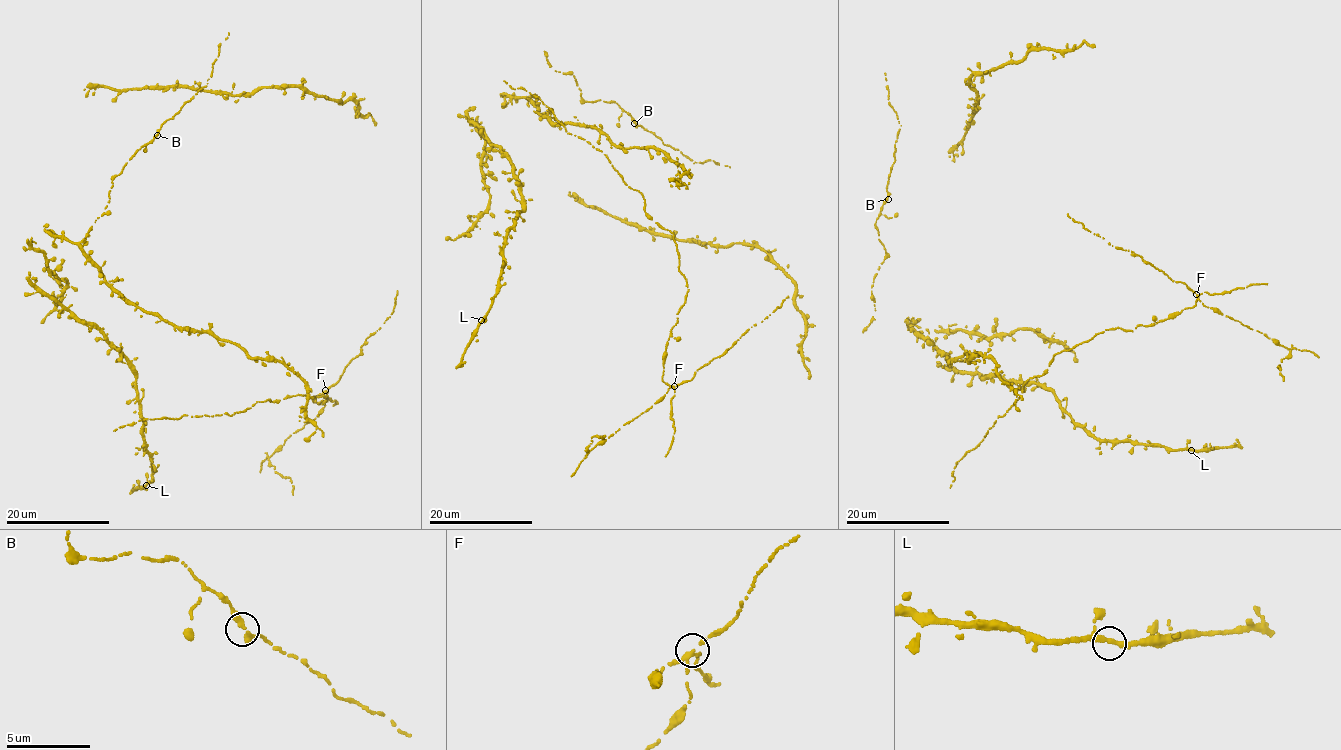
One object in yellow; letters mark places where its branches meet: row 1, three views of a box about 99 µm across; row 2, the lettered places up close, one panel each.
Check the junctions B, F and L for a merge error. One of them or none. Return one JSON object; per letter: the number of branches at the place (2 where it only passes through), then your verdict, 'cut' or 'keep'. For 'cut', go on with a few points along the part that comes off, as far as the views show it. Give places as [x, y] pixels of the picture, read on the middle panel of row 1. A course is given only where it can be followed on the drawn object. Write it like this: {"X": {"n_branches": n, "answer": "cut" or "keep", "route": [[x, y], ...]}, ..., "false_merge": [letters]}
{"B": {"n_branches": 3, "answer": "keep"}, "F": {"n_branches": 3, "answer": "cut", "route": [[673, 386], [661, 400], [587, 451], [593, 442], [591, 437], [601, 437]]}, "L": {"n_branches": 3, "answer": "keep"}, "false_merge": ["F"]}

